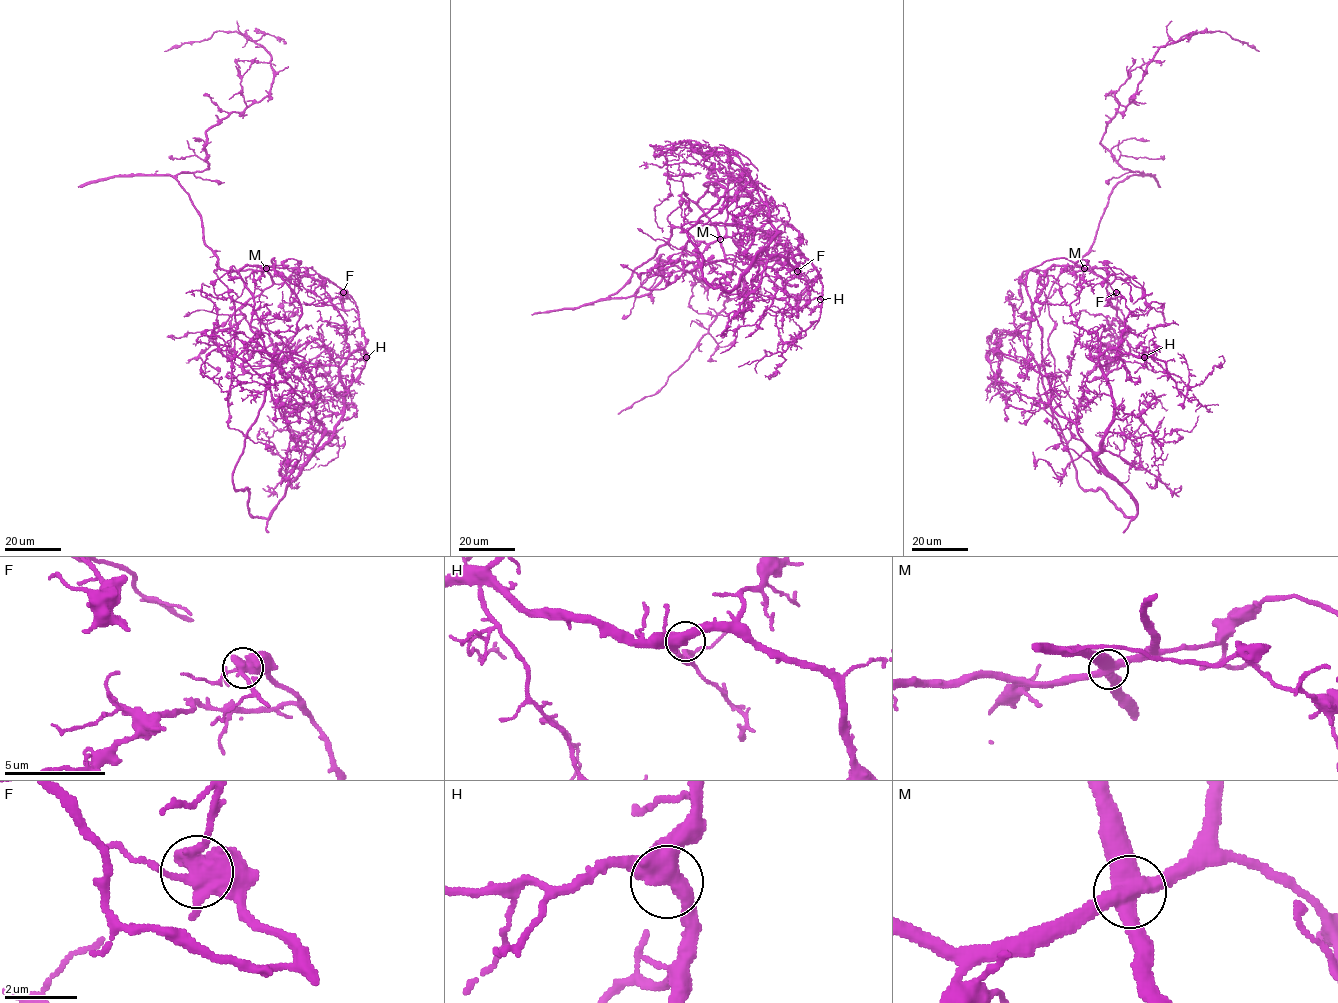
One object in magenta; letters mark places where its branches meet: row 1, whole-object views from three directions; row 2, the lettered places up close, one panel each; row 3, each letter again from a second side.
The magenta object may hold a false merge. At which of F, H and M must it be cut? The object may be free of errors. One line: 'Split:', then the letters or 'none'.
Split: M

